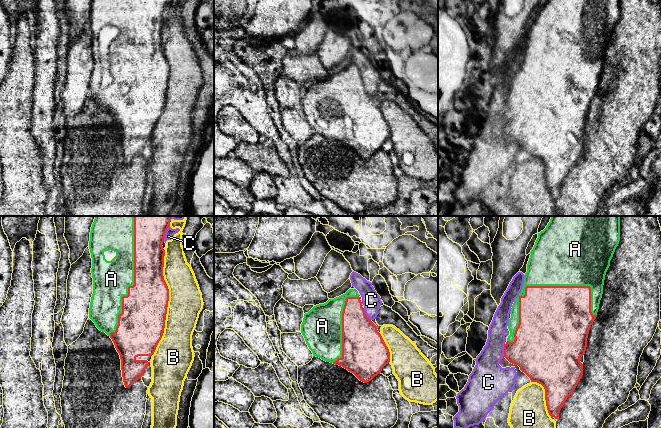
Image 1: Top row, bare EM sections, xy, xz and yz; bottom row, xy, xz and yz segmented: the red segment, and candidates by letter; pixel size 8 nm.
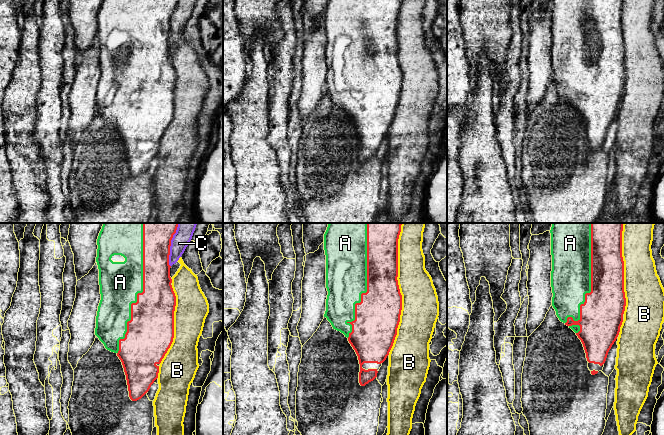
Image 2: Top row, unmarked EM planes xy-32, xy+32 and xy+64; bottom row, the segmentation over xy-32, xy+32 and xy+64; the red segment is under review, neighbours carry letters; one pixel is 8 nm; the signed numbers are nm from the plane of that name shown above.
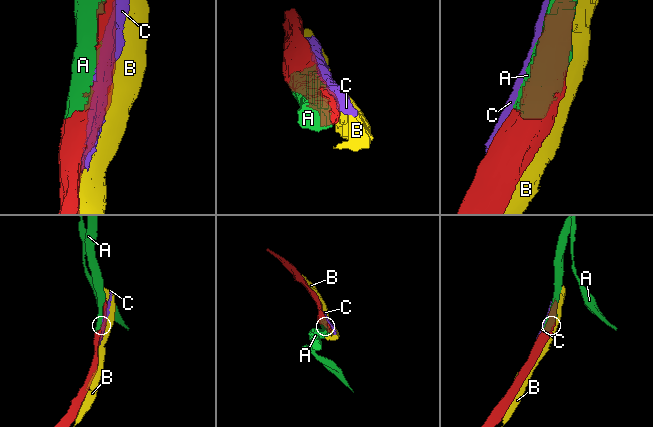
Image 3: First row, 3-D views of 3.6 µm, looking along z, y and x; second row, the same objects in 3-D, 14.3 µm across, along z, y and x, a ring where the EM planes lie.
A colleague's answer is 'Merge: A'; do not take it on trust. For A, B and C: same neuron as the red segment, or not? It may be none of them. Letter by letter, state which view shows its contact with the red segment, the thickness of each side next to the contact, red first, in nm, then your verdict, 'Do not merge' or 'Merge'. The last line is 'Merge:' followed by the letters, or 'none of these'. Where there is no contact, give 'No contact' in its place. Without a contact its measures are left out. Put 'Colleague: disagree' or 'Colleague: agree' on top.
Colleague: agree
A: Touches red in yz. Thickness 420 nm (red) against 340 nm. Merge
B: Touches red in xy. Thickness 360 nm (red) against 280 nm. Do not merge
C: Touches red in yz. Thickness 380 nm (red) against 300 nm. Do not merge
Merge: A

